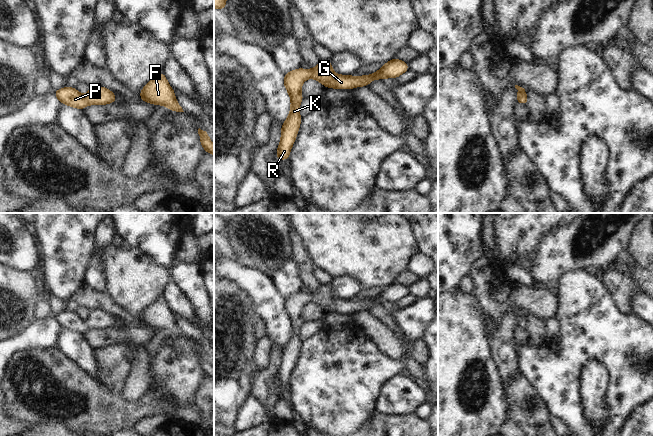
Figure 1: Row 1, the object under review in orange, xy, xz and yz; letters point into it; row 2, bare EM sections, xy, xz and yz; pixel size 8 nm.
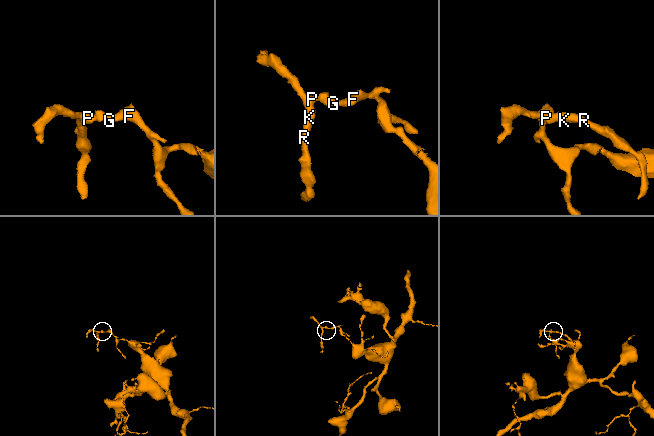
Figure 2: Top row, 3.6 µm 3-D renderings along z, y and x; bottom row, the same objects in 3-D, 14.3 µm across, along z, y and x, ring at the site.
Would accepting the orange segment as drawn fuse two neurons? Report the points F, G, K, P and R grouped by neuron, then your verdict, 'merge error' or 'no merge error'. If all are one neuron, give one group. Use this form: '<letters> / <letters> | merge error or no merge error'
F G K P R | no merge error

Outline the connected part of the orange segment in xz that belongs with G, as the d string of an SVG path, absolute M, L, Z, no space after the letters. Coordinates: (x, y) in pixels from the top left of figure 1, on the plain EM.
M391 283L386 286L377 296L370 299L355 301L352 299L339 299L333 296L331 285L320 285L312 294L297 292L284 298L283 308L290 320L290 337L281 351L281 364L276 375L279 385L288 384L291 372L297 361L301 349L299 331L304 323L301 318L301 310L306 303L316 303L323 310L334 313L353 313L356 311L368 311L374 303L396 303L409 294L408 287L400 283Z

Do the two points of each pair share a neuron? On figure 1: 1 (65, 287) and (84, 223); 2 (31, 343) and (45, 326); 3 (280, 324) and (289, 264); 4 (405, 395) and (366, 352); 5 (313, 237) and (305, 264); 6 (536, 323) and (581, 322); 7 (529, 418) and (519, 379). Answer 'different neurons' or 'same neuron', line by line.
1: same neuron
2: same neuron
3: different neurons
4: different neurons
5: different neurons
6: different neurons
7: same neuron

